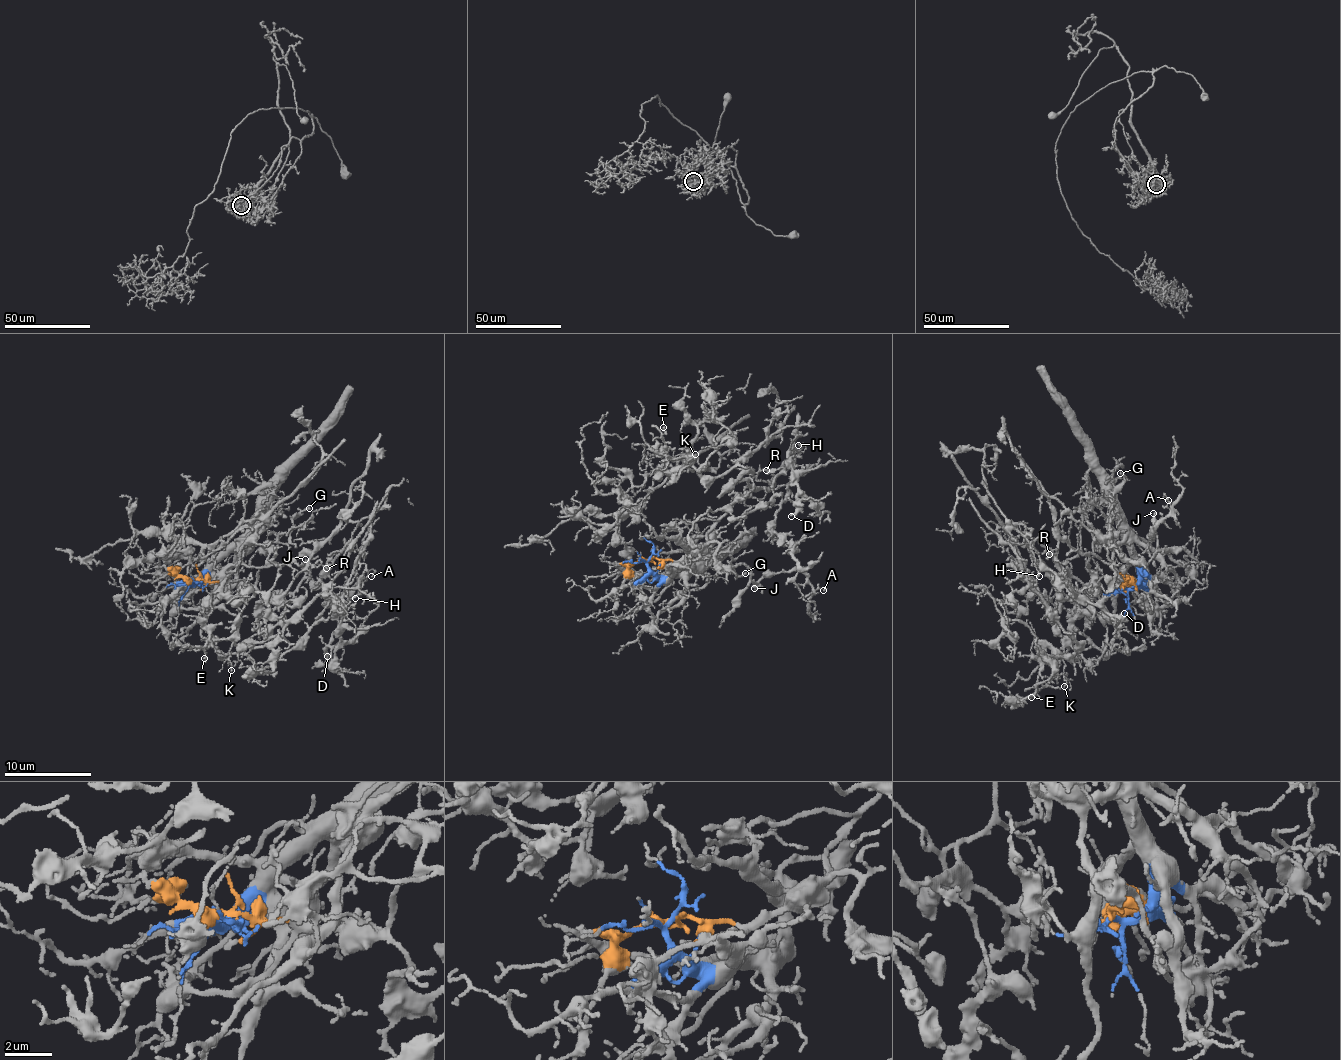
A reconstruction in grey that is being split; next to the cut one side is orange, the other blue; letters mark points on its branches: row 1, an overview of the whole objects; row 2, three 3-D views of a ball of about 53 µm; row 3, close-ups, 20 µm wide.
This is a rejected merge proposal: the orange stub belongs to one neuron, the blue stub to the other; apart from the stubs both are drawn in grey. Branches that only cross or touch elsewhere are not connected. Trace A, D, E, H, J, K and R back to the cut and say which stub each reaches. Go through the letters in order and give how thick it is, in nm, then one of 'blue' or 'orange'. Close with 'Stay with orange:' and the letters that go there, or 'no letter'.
A: 110 nm thick; orange
D: 140 nm thick; orange
E: 150 nm thick; orange
H: 70 nm thick; orange
J: 240 nm thick; orange
K: 80 nm thick; orange
R: 130 nm thick; orange
Stay with orange: A, D, E, H, J, K, R

